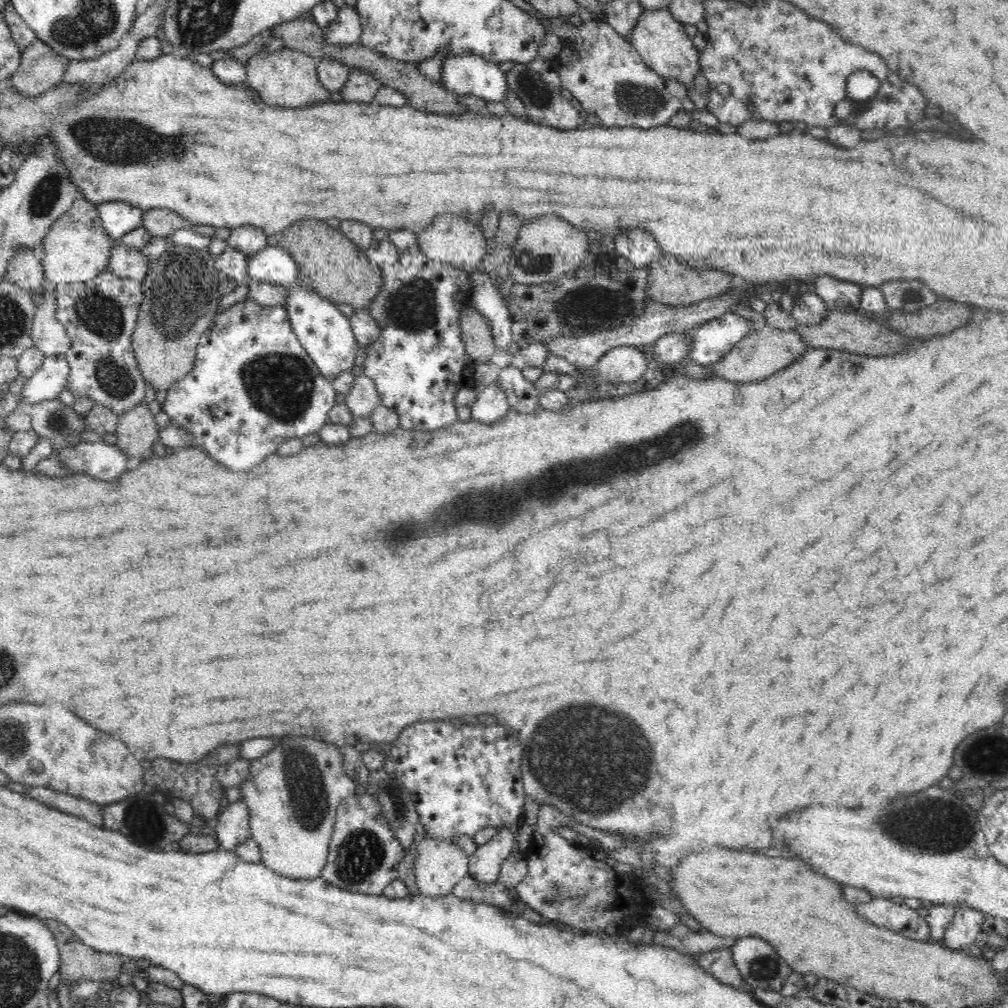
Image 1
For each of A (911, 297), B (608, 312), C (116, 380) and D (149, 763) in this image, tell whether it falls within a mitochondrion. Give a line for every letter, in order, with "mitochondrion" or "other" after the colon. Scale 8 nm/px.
A: mitochondrion
B: other
C: mitochondrion
D: other

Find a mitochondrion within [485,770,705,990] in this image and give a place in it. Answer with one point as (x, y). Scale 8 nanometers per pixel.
(566, 896)

